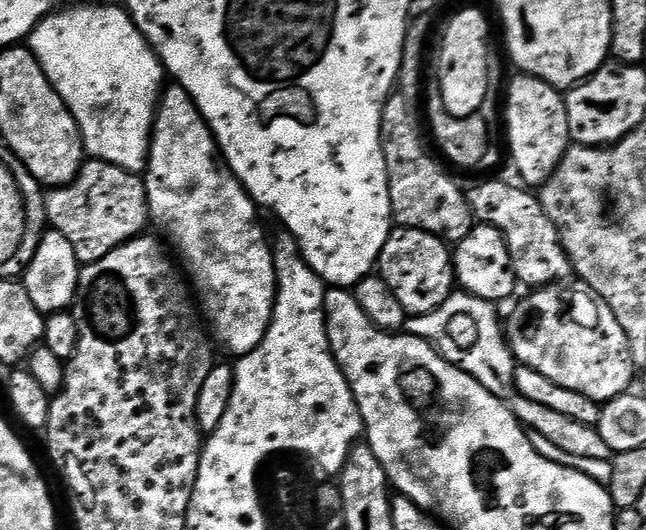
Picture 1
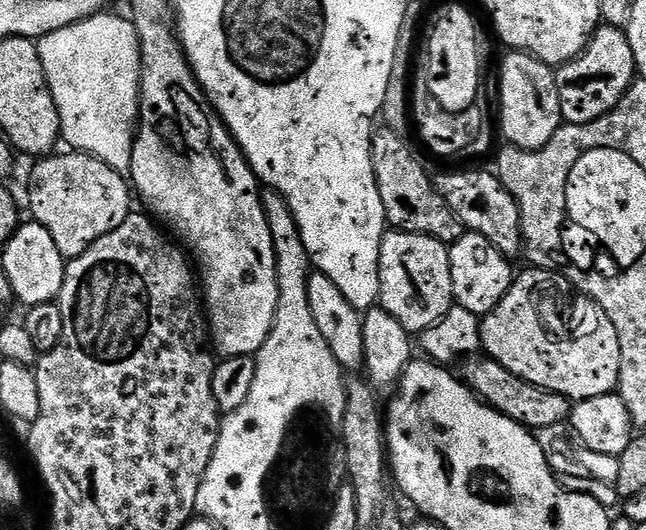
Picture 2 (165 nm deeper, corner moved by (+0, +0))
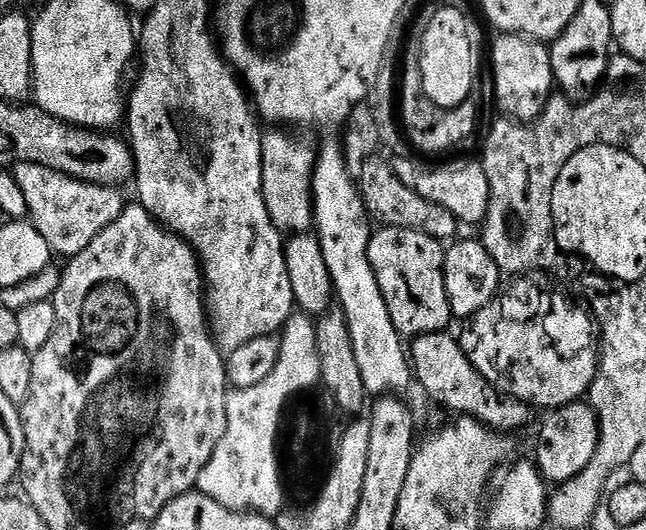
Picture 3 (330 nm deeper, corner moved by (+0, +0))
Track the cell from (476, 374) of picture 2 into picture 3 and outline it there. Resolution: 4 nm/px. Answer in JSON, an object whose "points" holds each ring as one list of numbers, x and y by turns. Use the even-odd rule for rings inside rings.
{"points":[[447,331,426,334,415,337,410,344,410,363,414,373,415,383,424,387,424,392,432,400,437,400,444,408,449,408,456,416,468,416,485,424,494,432,516,434,519,428,524,428,532,420,533,405,525,400,507,396,494,387,466,358,459,339,455,335,448,336]]}

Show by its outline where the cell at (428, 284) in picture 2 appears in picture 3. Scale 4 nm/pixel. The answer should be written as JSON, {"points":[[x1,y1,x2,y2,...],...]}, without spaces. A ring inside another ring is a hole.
{"points":[[380,226,373,231,368,243,370,266,374,270,374,278,378,278,378,290,382,290,382,298,386,298,386,310,390,310,390,318,400,331,401,337,415,338,443,332,449,327,448,323,453,323,450,302,446,298,445,251,445,245,441,241,430,238,418,230]]}

